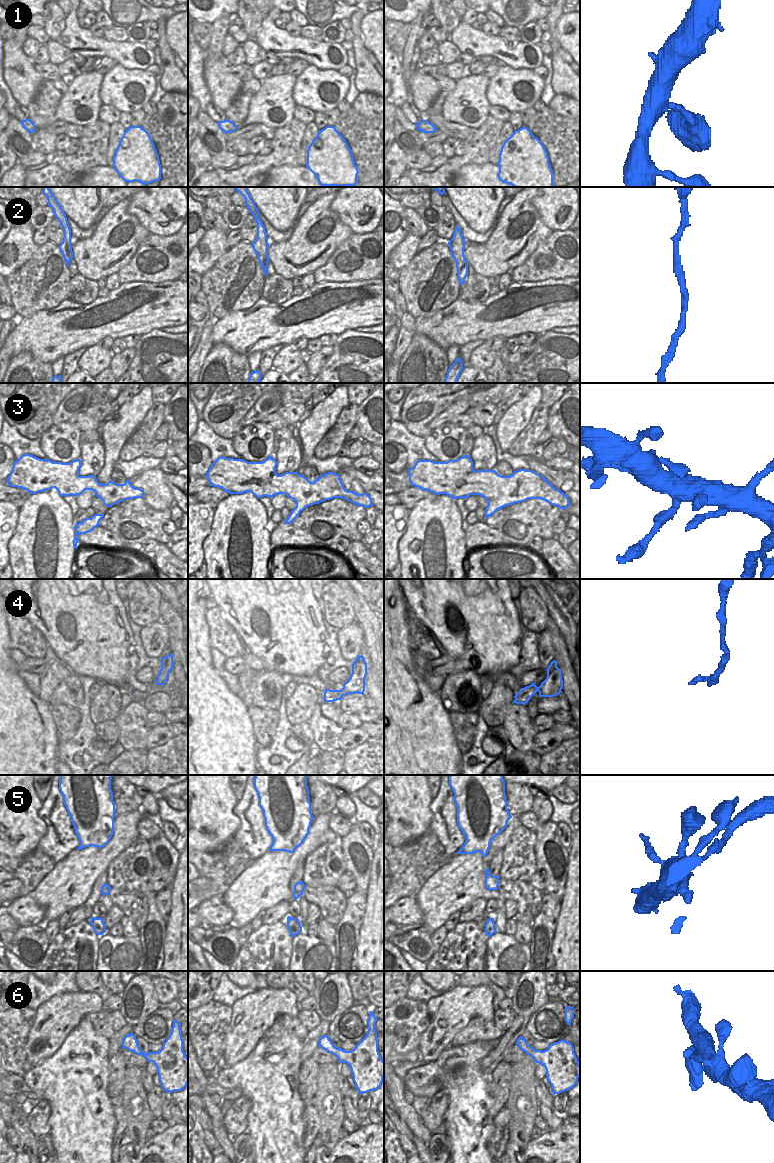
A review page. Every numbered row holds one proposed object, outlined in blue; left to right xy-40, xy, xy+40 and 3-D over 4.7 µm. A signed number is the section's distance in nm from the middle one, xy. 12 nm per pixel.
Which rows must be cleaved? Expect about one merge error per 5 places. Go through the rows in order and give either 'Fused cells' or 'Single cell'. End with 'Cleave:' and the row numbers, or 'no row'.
1: Single cell
2: Single cell
3: Single cell
4: Single cell
5: Single cell
6: Single cell
Cleave: no row

